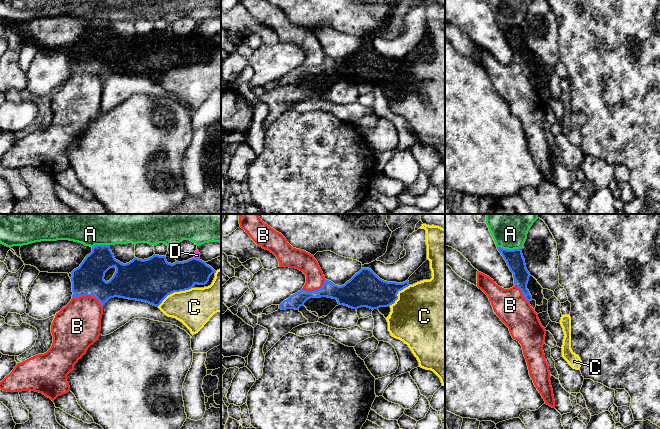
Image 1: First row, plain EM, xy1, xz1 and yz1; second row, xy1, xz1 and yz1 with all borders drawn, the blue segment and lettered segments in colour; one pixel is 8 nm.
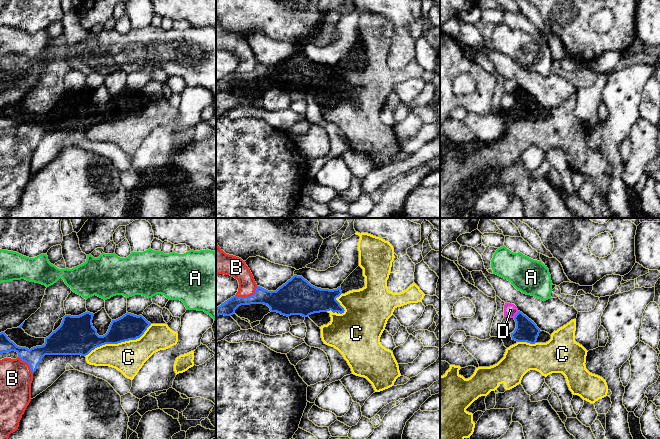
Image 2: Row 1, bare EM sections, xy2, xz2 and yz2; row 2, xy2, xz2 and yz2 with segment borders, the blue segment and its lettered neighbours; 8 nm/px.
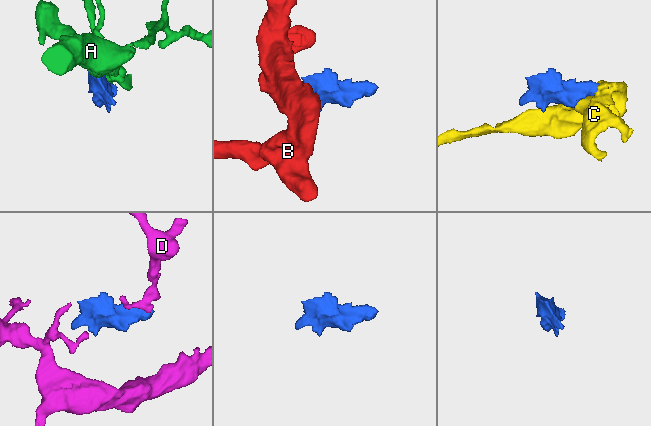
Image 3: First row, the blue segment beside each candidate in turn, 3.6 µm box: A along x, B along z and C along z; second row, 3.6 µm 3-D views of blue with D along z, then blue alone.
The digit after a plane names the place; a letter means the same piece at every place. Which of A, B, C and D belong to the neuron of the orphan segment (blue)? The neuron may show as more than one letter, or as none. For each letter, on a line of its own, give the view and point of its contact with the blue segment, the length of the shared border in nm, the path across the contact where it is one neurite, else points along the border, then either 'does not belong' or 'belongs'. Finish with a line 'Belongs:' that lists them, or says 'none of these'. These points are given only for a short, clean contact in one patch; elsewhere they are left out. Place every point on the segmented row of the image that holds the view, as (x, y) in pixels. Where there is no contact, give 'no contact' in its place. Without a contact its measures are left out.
A: contact yz1 (509, 250); length 200 nm; does not belong
B: contact xy1 (88, 295); length 260 nm; way xy1 (88, 279), (88, 295), (86, 308), (78, 324); belongs
C: contact xy2 (110, 343); length 440 nm; does not belong
D: contact yz2 (516, 314); length 70 nm; does not belong
Belongs: B

